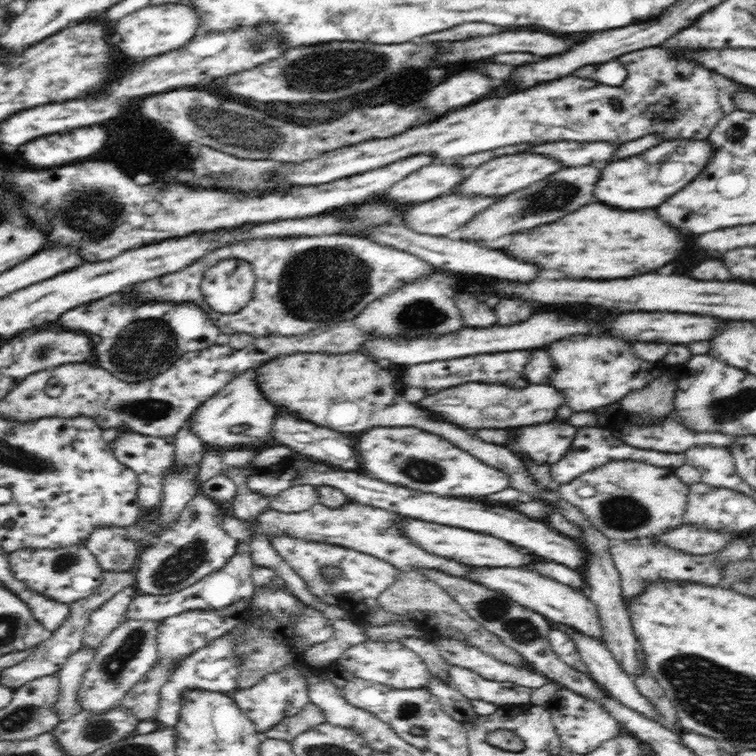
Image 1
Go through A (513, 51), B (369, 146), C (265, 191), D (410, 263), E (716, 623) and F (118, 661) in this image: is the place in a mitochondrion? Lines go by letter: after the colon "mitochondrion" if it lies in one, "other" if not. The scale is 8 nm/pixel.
A: other
B: other
C: other
D: other
E: other
F: mitochondrion

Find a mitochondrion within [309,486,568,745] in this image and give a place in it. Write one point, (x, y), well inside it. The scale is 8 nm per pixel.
(492, 610)

